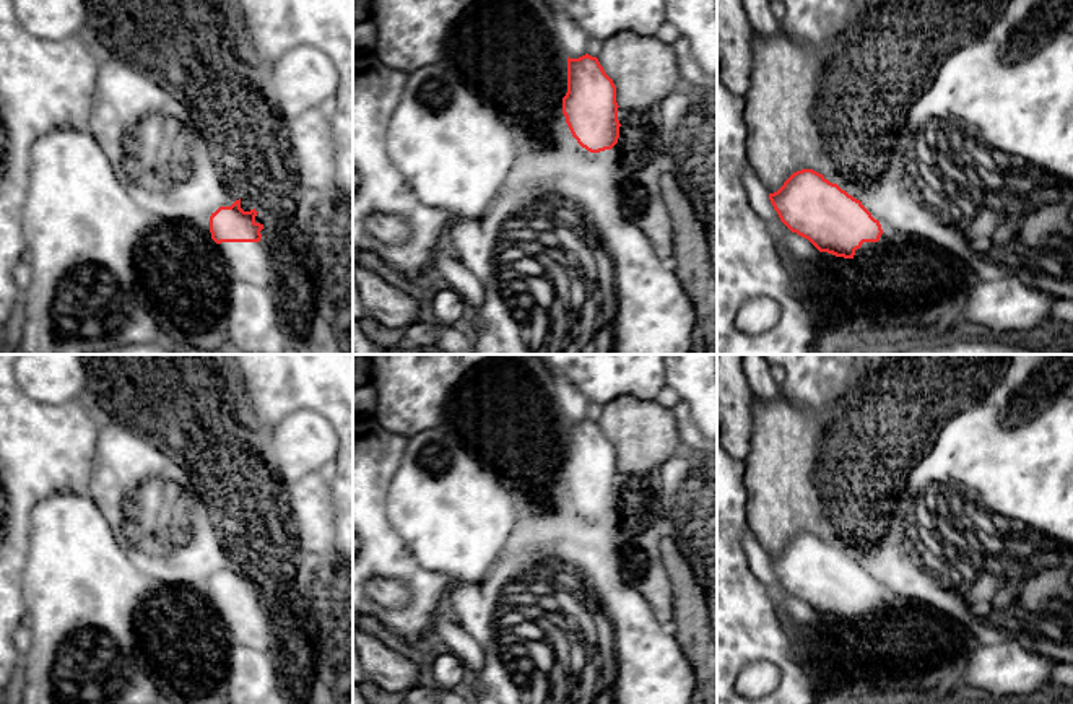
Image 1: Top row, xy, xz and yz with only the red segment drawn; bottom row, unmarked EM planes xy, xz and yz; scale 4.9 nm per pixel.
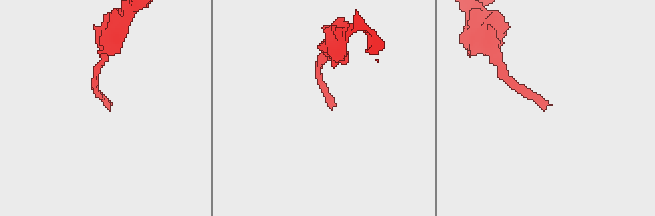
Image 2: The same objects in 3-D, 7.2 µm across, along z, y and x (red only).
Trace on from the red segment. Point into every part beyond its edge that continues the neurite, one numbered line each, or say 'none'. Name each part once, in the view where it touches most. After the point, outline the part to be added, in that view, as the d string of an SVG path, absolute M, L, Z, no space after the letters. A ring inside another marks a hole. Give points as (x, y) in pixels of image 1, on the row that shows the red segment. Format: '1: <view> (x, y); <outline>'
1: xy (246, 260); M221 242L228 270L242 281L268 286L268 262L262 242Z

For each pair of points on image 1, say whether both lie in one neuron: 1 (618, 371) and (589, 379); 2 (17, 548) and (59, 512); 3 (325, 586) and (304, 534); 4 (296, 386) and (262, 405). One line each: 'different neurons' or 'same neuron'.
1: same neuron
2: different neurons
3: different neurons
4: same neuron

